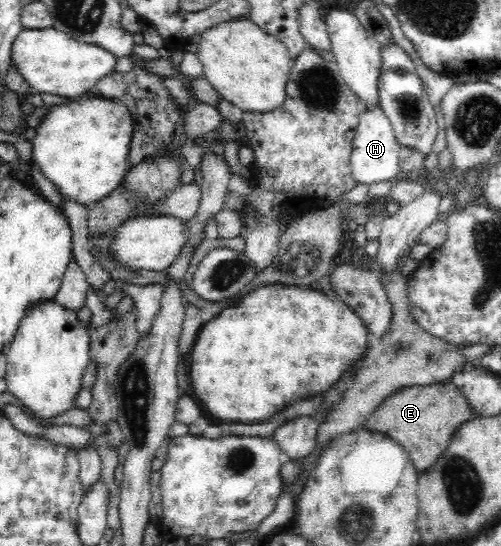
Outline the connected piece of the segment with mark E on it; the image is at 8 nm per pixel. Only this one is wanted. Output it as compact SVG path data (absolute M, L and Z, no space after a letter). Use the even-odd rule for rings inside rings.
M450 381L427 386L410 386L388 396L366 420L363 428L379 432L397 440L417 472L431 468L443 450L449 446L455 431L467 420L475 417L465 395Z

